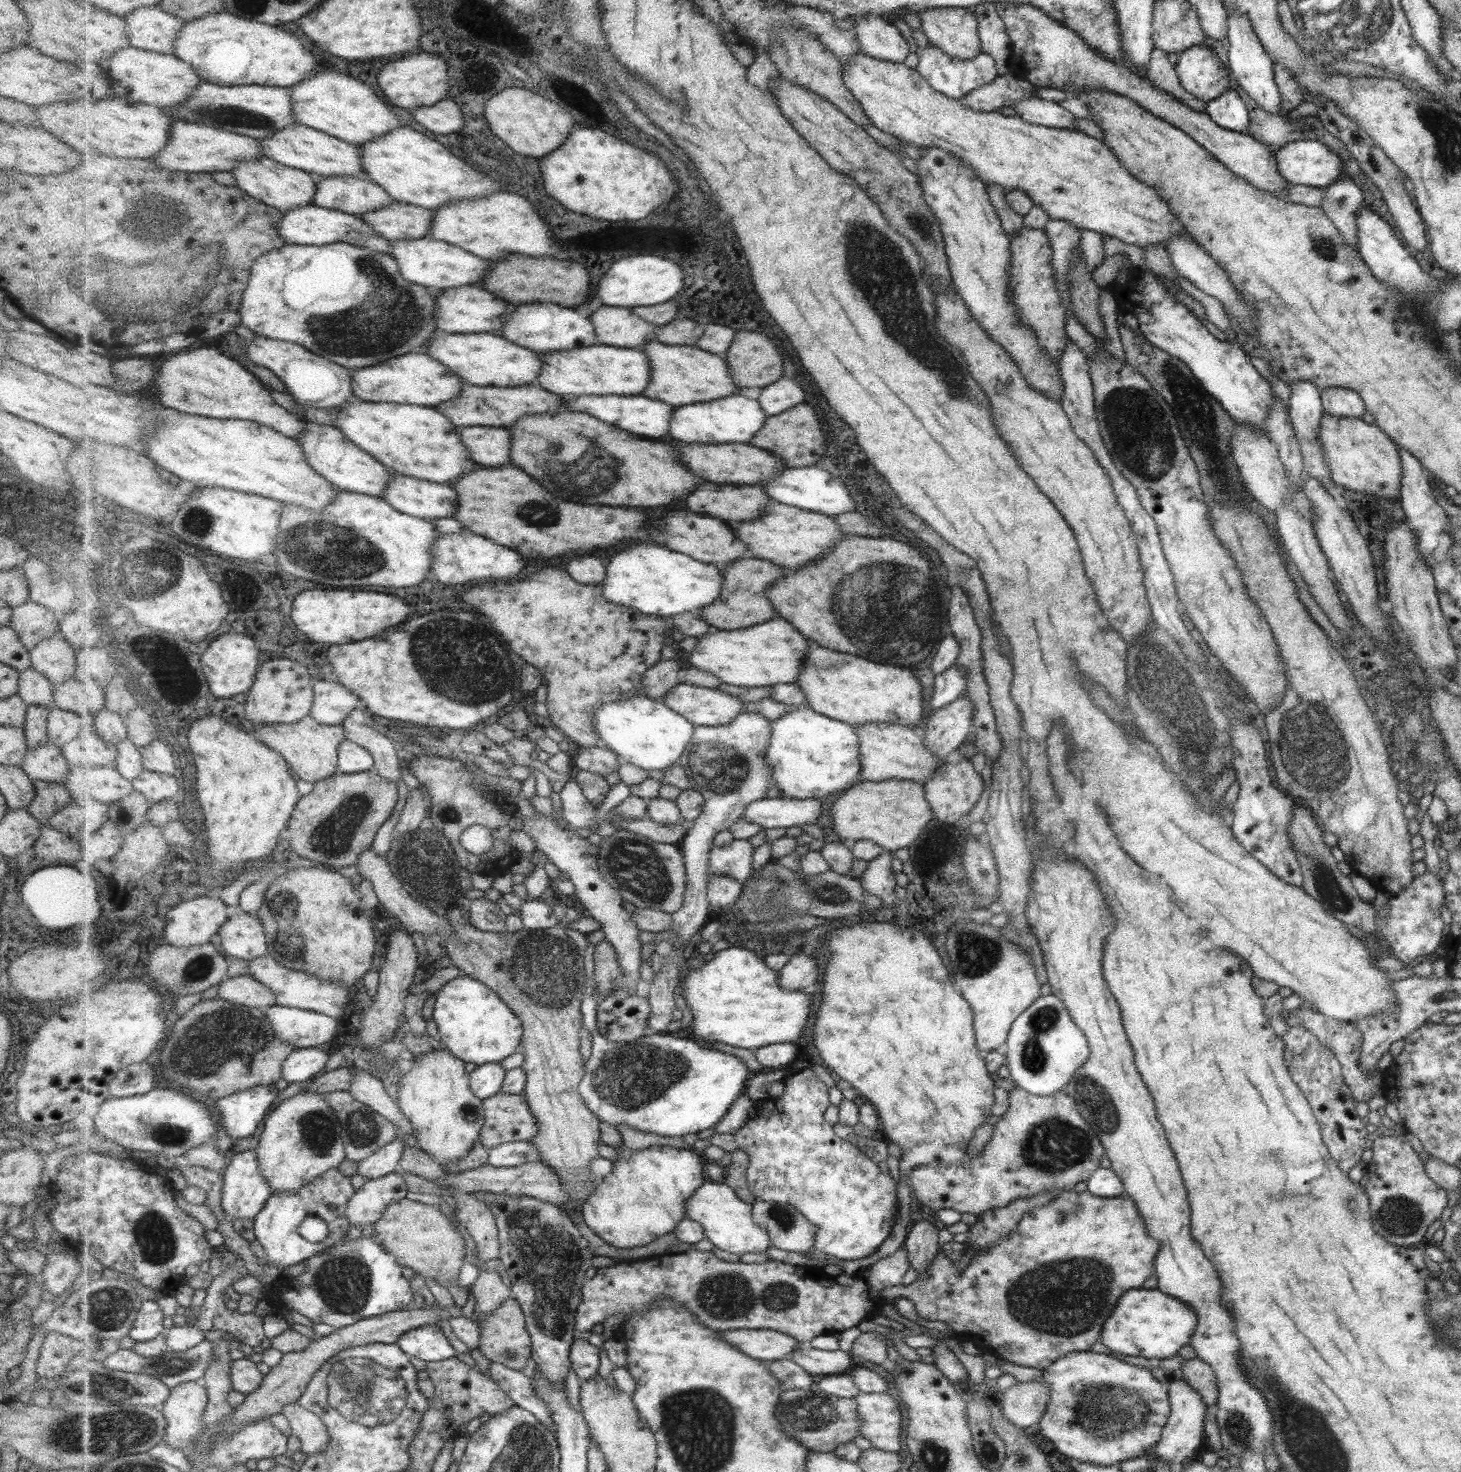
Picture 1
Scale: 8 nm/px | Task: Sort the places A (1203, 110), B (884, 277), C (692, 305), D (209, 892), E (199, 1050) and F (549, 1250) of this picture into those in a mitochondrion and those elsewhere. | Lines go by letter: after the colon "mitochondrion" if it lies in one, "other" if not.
A: other
B: mitochondrion
C: other
D: other
E: mitochondrion
F: mitochondrion

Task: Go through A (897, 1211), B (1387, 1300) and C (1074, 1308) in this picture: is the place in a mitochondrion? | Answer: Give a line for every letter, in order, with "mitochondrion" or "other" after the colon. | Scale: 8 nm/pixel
A: other
B: other
C: mitochondrion

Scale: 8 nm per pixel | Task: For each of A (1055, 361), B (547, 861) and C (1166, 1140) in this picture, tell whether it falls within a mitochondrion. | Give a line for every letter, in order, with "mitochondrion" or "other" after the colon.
A: other
B: other
C: other

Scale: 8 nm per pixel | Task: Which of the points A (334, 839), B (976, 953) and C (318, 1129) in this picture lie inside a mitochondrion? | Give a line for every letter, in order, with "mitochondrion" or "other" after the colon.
A: mitochondrion
B: mitochondrion
C: mitochondrion

